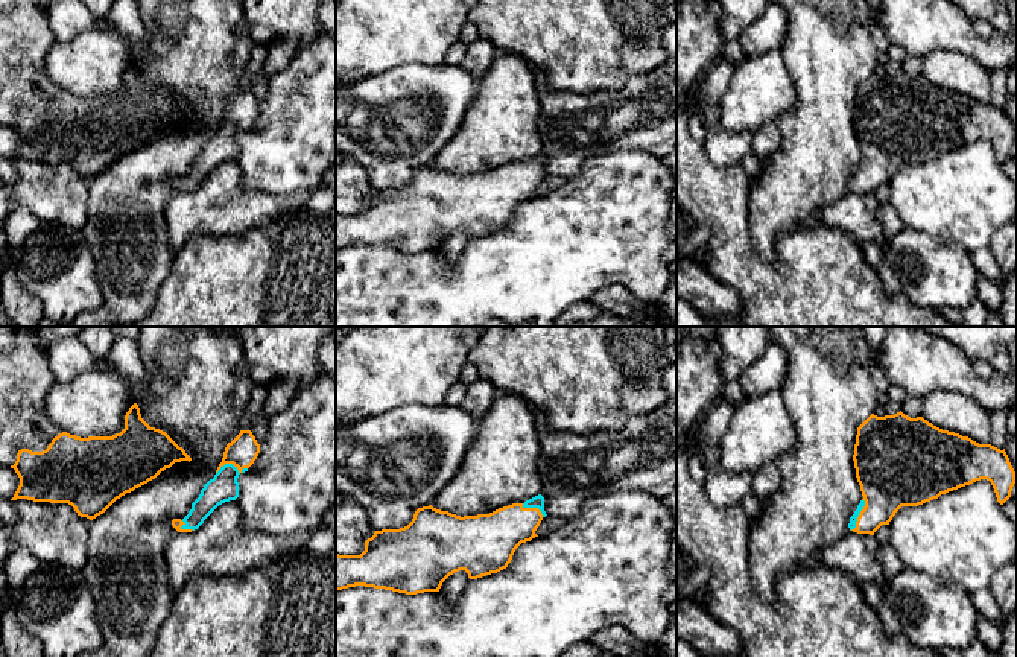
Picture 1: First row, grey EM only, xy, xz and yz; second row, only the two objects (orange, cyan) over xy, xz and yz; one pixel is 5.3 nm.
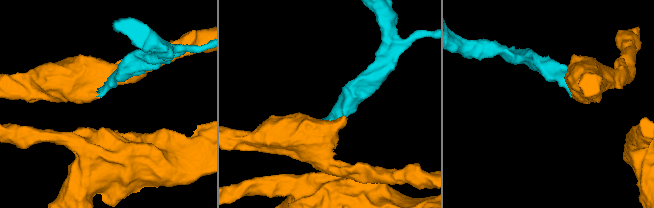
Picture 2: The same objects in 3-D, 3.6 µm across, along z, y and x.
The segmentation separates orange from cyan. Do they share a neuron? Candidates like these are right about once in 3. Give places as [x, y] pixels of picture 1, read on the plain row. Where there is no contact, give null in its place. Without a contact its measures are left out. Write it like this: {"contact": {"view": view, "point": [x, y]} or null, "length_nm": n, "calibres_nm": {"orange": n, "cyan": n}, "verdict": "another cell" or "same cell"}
{"contact": {"view": "xy", "point": [231, 122]}, "length_nm": 170, "calibres_nm": {"orange": 160, "cyan": 160}, "verdict": "same cell"}

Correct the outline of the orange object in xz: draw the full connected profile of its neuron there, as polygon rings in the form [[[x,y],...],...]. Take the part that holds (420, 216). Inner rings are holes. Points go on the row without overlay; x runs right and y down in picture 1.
[[[541,154],[477,175],[461,176],[432,164],[418,167],[407,186],[375,190],[360,214],[336,213],[336,249],[365,245],[417,254],[439,251],[442,242],[459,230],[465,230],[470,239],[497,233],[508,227],[521,202],[538,196],[535,190],[546,175]]]

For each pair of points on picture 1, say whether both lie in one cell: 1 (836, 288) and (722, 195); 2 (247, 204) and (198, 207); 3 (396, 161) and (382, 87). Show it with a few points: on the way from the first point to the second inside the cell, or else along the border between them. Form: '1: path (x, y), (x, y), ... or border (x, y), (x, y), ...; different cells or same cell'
1: path (798, 288), (777, 288), (728, 239), (728, 233); same cell
2: path (234, 209), (210, 209); same cell
3: path (389, 143), (389, 123), (382, 116), (382, 105); same cell

